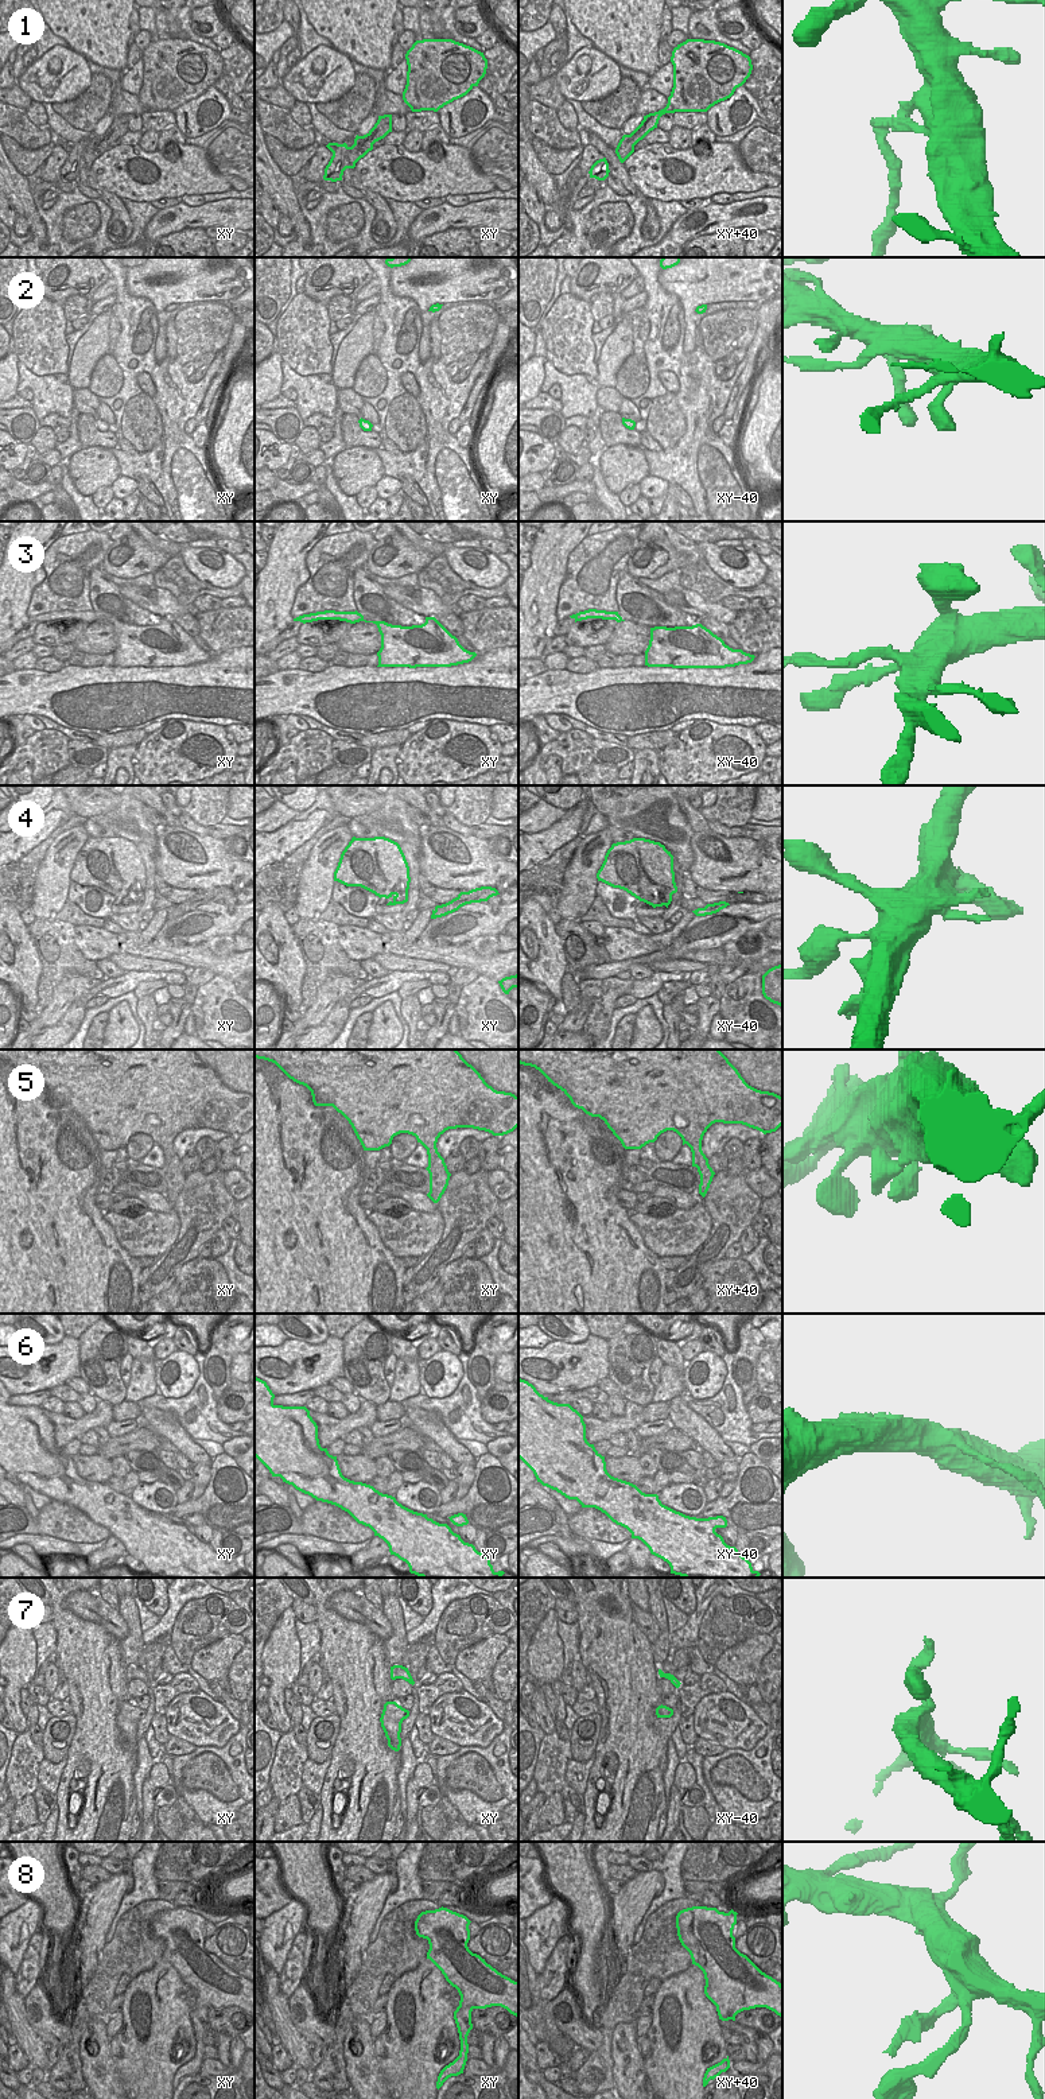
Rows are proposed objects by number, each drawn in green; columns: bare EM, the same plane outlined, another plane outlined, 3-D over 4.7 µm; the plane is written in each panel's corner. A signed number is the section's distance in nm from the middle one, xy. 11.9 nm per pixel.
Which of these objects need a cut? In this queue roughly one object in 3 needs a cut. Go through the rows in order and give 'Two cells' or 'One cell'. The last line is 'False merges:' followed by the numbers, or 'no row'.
1: Two cells
2: One cell
3: Two cells
4: One cell
5: One cell
6: Two cells
7: One cell
8: One cell
False merges: 1, 3, 6.

